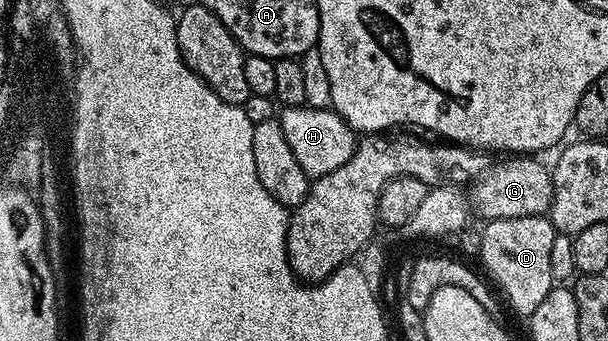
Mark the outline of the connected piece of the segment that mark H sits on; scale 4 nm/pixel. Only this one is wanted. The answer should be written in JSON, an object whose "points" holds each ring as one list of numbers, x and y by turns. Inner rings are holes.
{"points":[[282,107,276,118,284,129,284,141,288,141,300,169,311,181,340,169,358,148,359,136,330,107]]}

